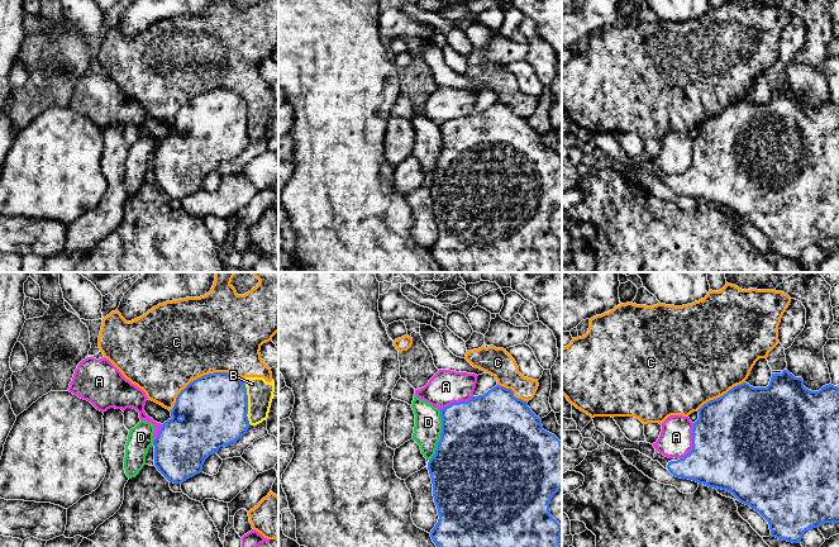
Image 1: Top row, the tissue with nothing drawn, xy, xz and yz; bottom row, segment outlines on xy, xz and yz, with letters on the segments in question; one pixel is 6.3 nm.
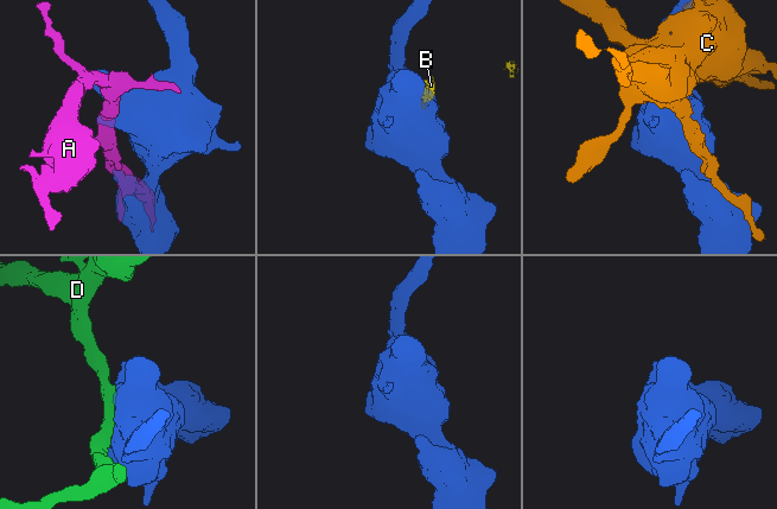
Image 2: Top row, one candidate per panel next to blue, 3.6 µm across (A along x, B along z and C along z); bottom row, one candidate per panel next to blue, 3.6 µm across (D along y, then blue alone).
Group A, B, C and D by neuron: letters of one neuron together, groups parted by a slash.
A / B C / D

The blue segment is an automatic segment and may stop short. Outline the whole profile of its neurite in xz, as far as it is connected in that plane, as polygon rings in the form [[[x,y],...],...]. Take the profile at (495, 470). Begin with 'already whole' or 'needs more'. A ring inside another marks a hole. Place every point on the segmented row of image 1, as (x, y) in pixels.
already whole | [[[496,385],[483,395],[472,396],[468,401],[452,403],[440,409],[442,433],[435,455],[428,462],[433,484],[434,503],[438,509],[438,523],[430,532],[437,547],[561,547],[562,525],[550,515],[549,504],[553,495],[562,487],[562,442],[543,429],[528,403],[514,396],[511,389]]]

